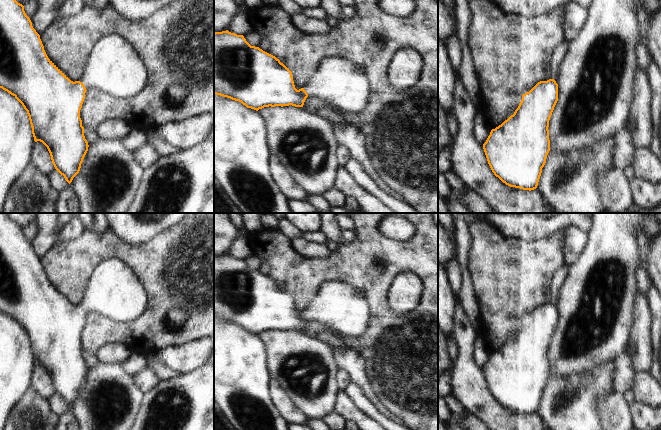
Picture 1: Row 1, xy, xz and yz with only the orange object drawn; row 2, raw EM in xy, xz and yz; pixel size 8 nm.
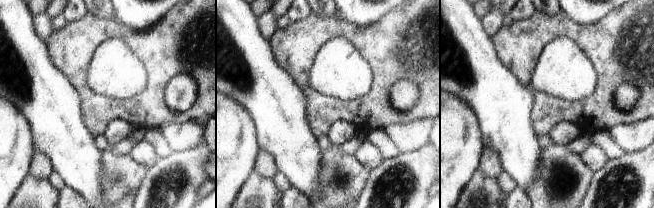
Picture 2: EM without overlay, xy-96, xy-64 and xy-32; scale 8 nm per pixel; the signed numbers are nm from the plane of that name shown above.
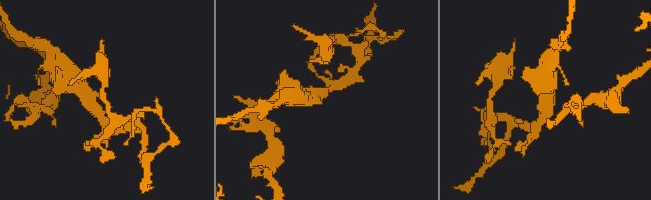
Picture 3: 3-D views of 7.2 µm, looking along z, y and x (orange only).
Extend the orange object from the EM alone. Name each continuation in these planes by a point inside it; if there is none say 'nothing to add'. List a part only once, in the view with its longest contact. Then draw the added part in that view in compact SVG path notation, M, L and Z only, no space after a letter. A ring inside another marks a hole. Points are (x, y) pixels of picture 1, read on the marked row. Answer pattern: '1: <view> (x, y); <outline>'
1: xy (113, 67); M105 35L93 45L79 81L87 91L93 89L115 99L131 99L144 89L147 79L146 68L136 50L119 35Z

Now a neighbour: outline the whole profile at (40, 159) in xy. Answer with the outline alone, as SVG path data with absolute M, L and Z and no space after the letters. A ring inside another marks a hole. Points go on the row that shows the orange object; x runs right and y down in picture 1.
M40 141L35 142L32 147L29 164L43 175L48 175L50 171L55 169L47 147Z

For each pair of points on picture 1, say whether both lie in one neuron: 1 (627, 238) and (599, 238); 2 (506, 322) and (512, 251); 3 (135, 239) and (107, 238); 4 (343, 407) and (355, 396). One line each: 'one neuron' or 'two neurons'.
1: one neuron
2: one neuron
3: two neurons
4: two neurons

